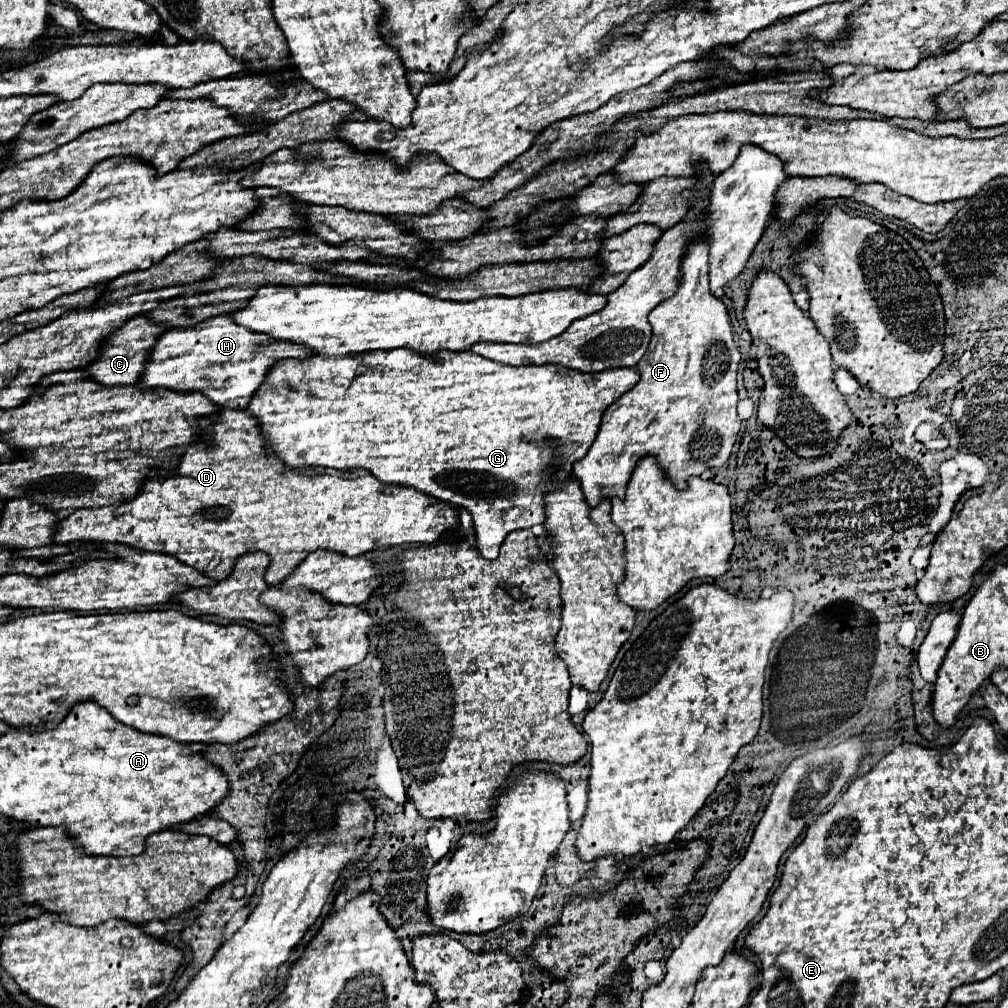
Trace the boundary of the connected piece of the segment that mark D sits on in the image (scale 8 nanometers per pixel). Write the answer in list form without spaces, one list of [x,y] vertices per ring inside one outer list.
[[[218,410],[214,416],[202,416],[198,418],[200,422],[200,436],[194,444],[190,444],[182,456],[182,460],[178,462],[178,468],[174,470],[150,470],[150,474],[162,474],[162,476],[148,476],[146,482],[140,486],[138,494],[118,506],[108,506],[108,508],[80,508],[74,510],[74,514],[70,514],[68,518],[60,520],[54,526],[52,532],[52,540],[56,544],[66,544],[66,542],[76,542],[76,540],[90,540],[90,542],[120,542],[120,544],[128,544],[134,546],[138,550],[148,550],[148,552],[162,552],[162,554],[170,554],[176,560],[180,560],[182,564],[188,566],[196,566],[196,570],[212,580],[220,580],[226,578],[230,574],[230,568],[234,564],[234,560],[246,552],[266,552],[270,556],[270,566],[266,568],[264,574],[264,582],[266,584],[278,584],[286,578],[286,574],[290,574],[298,562],[302,562],[306,558],[306,554],[316,552],[316,550],[334,550],[340,554],[350,554],[350,556],[360,556],[368,550],[376,550],[376,548],[390,548],[390,546],[398,546],[398,544],[410,544],[410,542],[420,542],[420,544],[432,544],[440,538],[440,534],[448,528],[452,528],[458,522],[458,512],[452,504],[442,502],[438,498],[432,498],[428,494],[422,494],[418,490],[412,488],[400,488],[400,486],[392,486],[392,484],[382,484],[380,480],[376,480],[370,472],[354,468],[354,470],[334,470],[334,468],[288,468],[284,466],[278,458],[272,458],[266,454],[264,450],[264,442],[260,438],[260,430],[258,430],[258,420],[252,418],[252,414],[244,414],[244,410]]]

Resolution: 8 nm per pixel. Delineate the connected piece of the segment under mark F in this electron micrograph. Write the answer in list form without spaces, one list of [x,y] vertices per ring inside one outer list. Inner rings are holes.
[[[698,234],[688,242],[686,254],[682,256],[682,278],[676,294],[662,300],[648,314],[648,322],[652,324],[652,338],[646,354],[638,362],[640,380],[604,412],[600,432],[592,448],[582,460],[574,462],[574,476],[580,480],[584,498],[590,506],[596,506],[602,498],[622,498],[630,474],[638,458],[644,454],[656,456],[666,476],[678,488],[684,488],[690,476],[700,476],[704,470],[722,466],[730,458],[736,434],[740,430],[740,418],[736,414],[736,372],[740,364],[740,352],[734,348],[732,324],[724,302],[710,294],[708,244],[710,240],[704,234]]]

